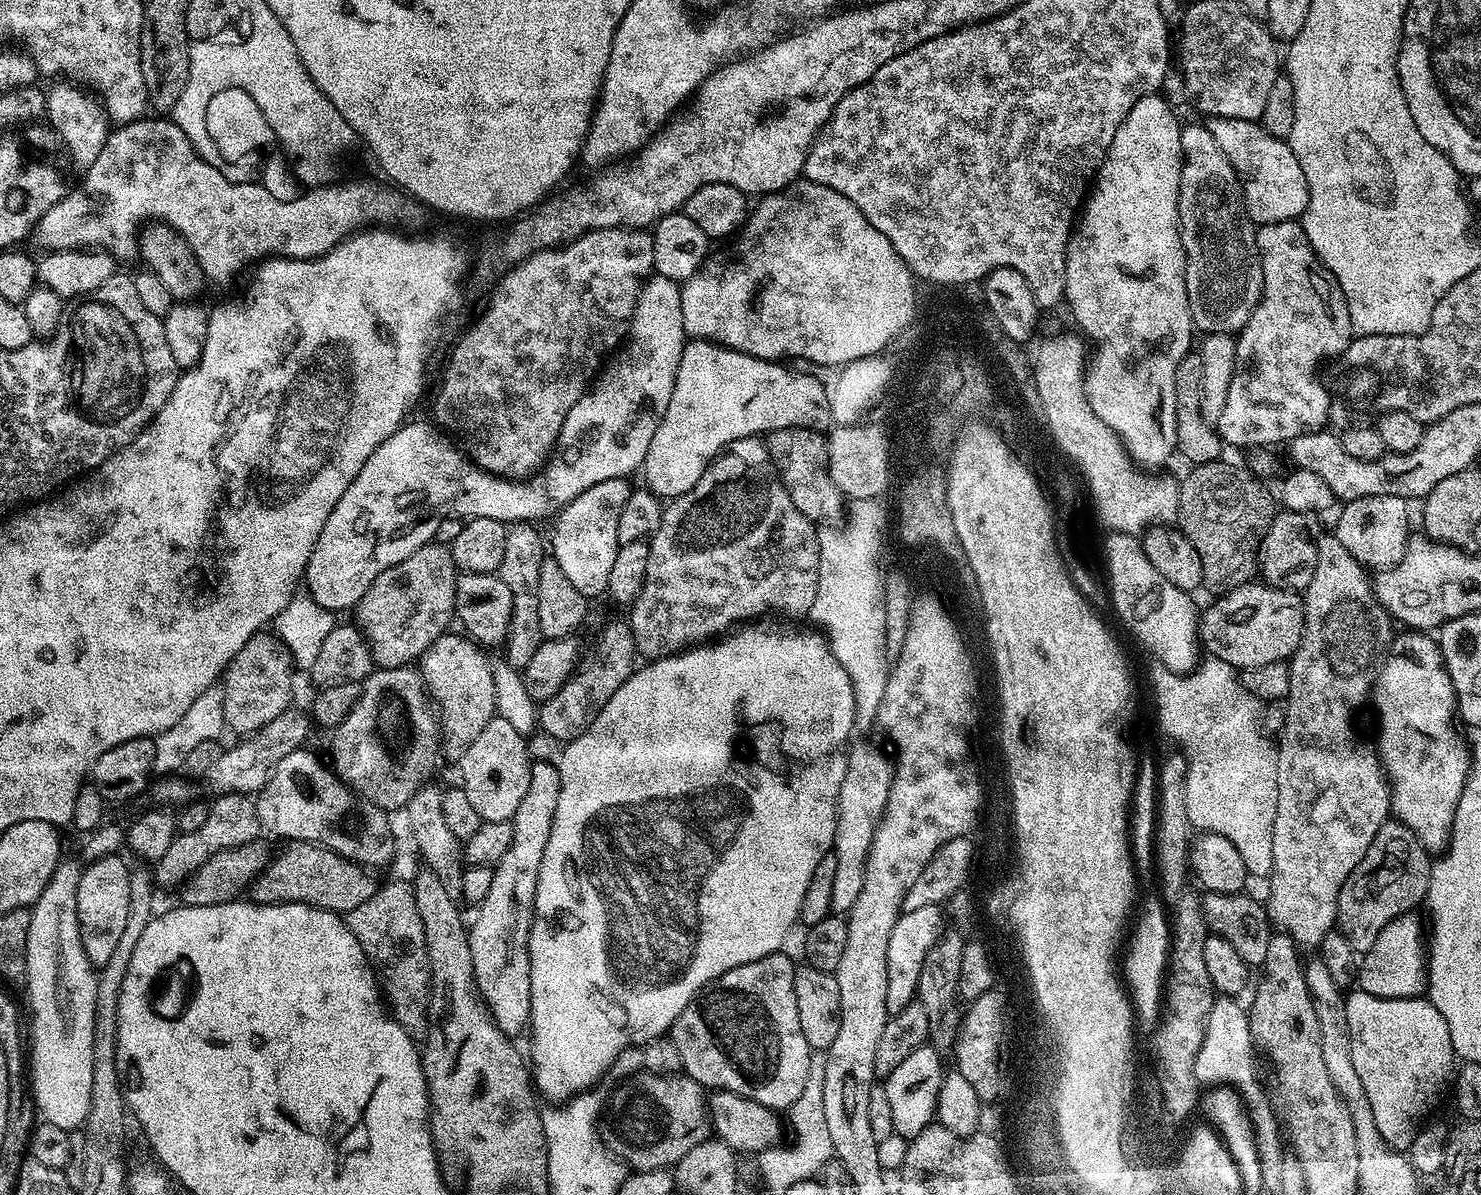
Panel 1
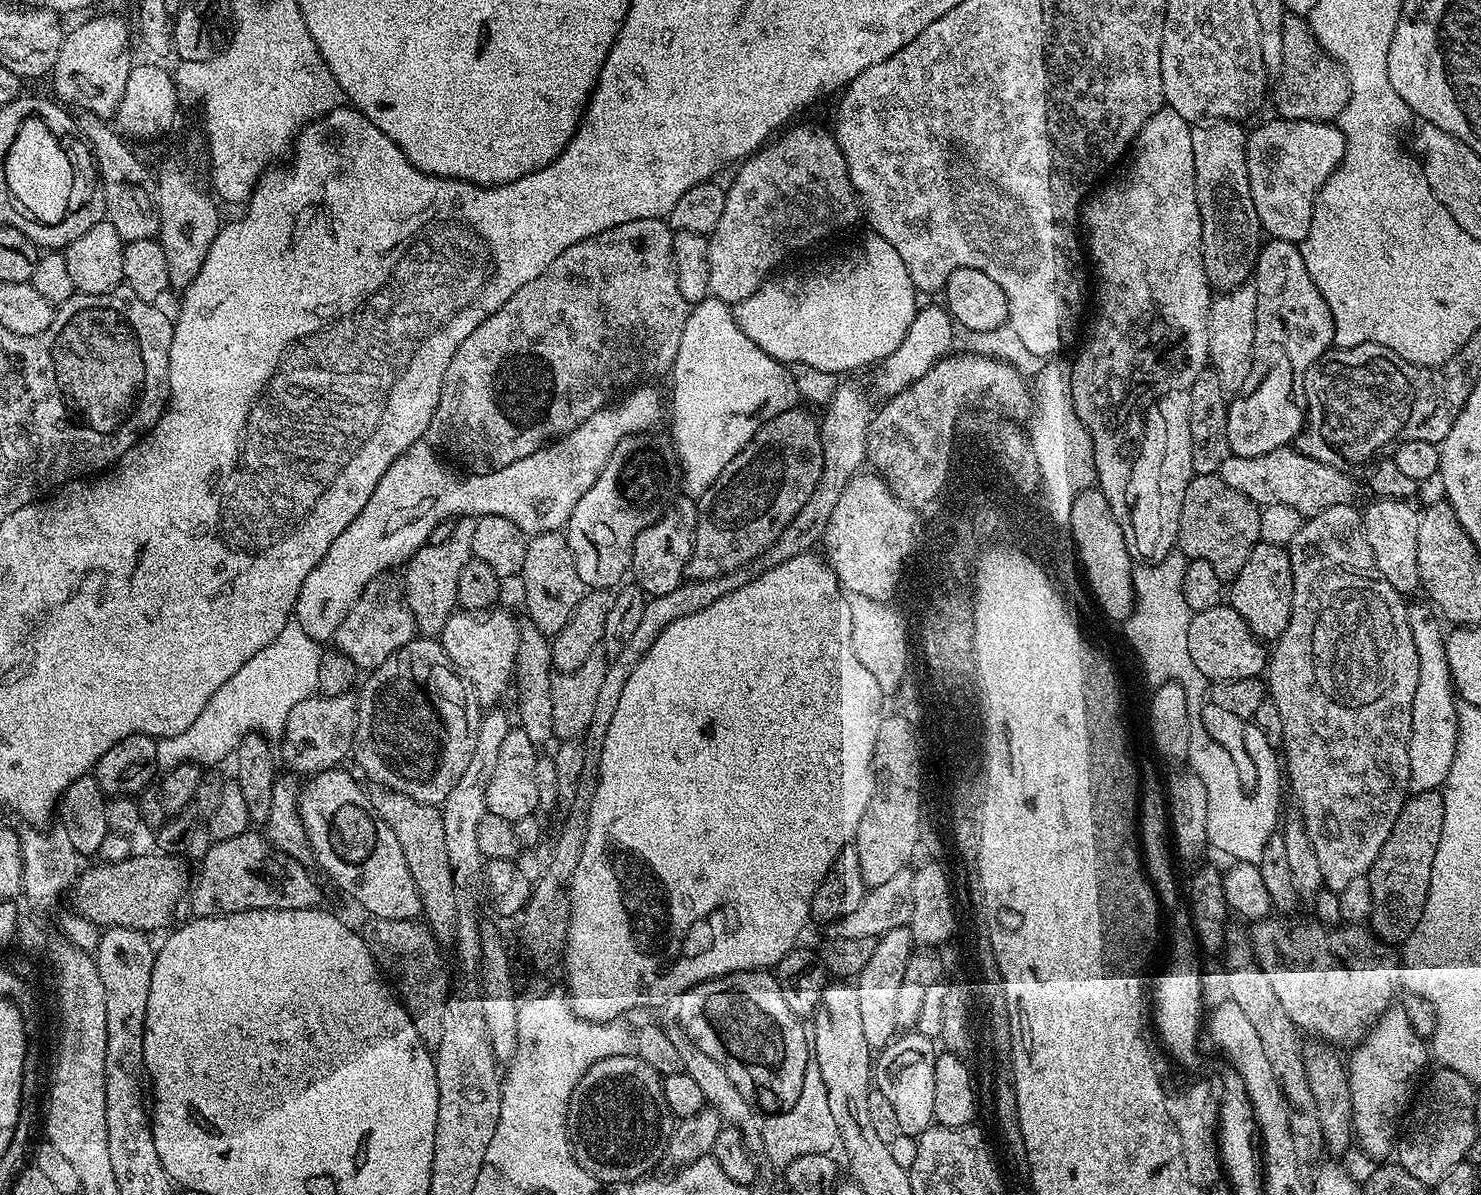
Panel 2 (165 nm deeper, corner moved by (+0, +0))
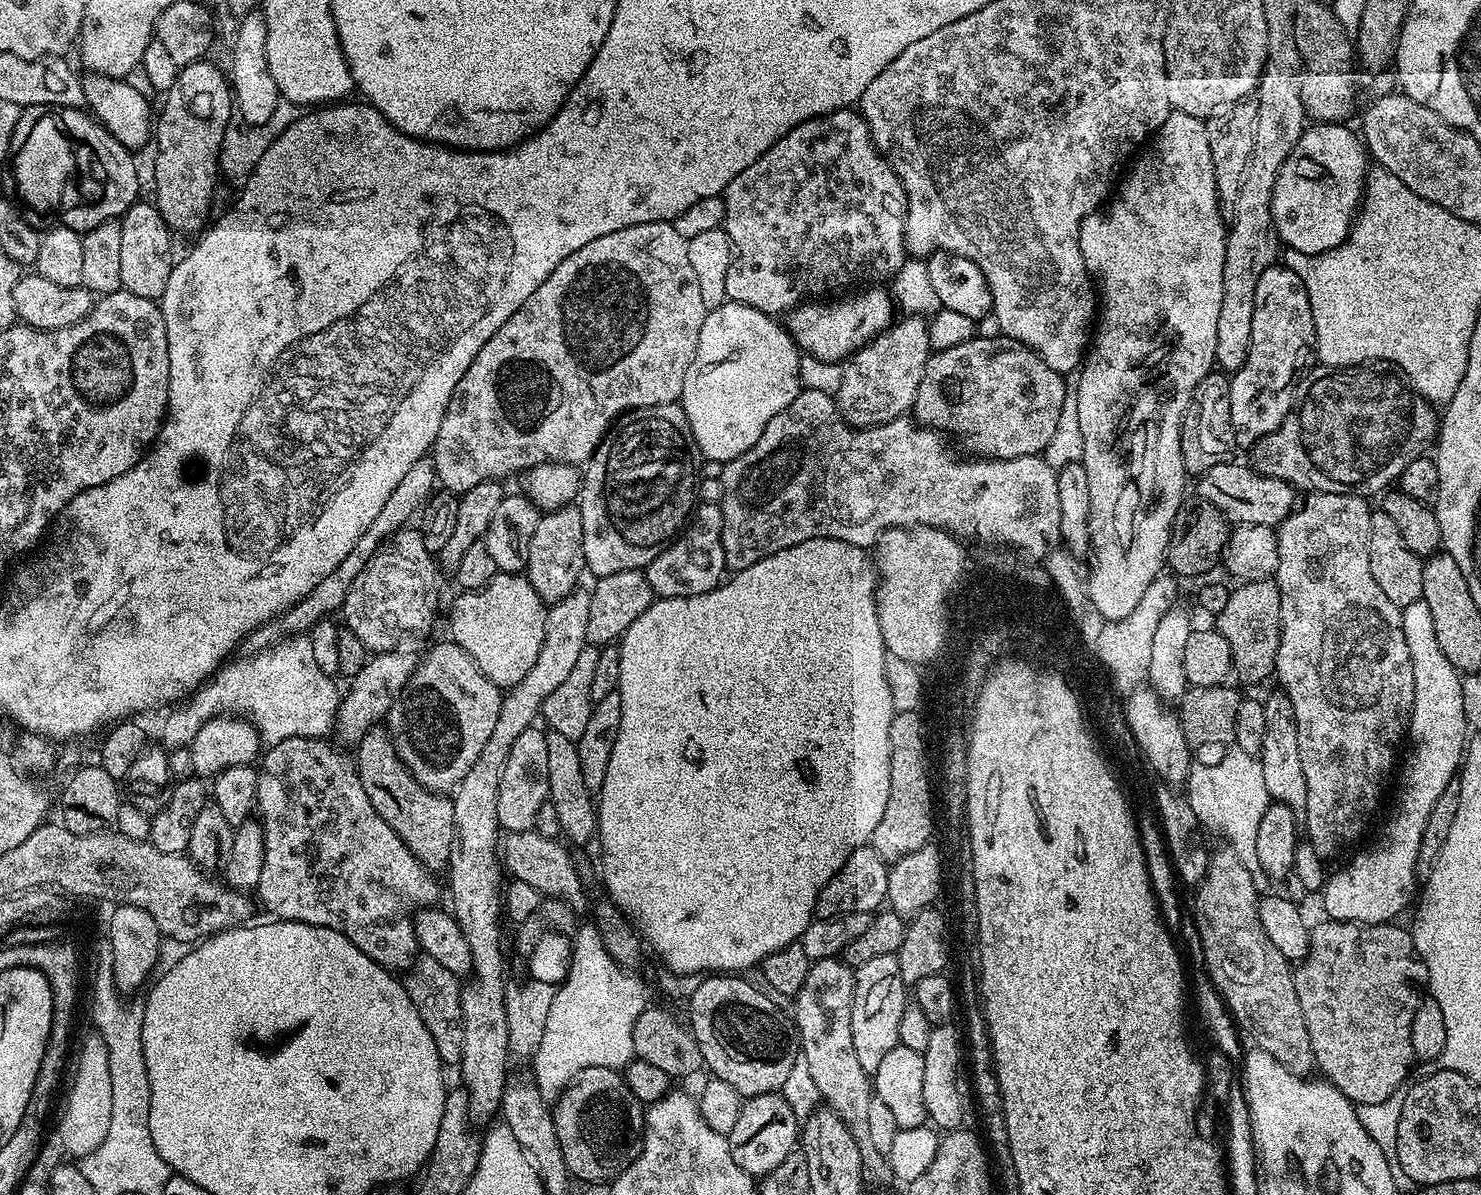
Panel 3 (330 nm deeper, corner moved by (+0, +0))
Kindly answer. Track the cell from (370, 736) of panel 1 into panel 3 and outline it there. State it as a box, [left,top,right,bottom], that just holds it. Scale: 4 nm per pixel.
[386,638,502,794]

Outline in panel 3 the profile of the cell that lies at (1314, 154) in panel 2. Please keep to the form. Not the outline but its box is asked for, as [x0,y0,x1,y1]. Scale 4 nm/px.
[1270,122,1370,256]

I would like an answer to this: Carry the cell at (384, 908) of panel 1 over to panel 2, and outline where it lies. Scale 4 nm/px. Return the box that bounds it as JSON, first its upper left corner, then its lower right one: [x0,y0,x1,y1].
[366,919,450,1050]

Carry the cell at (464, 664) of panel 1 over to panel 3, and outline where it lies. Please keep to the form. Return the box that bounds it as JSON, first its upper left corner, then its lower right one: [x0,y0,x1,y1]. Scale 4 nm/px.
[450,571,546,690]

